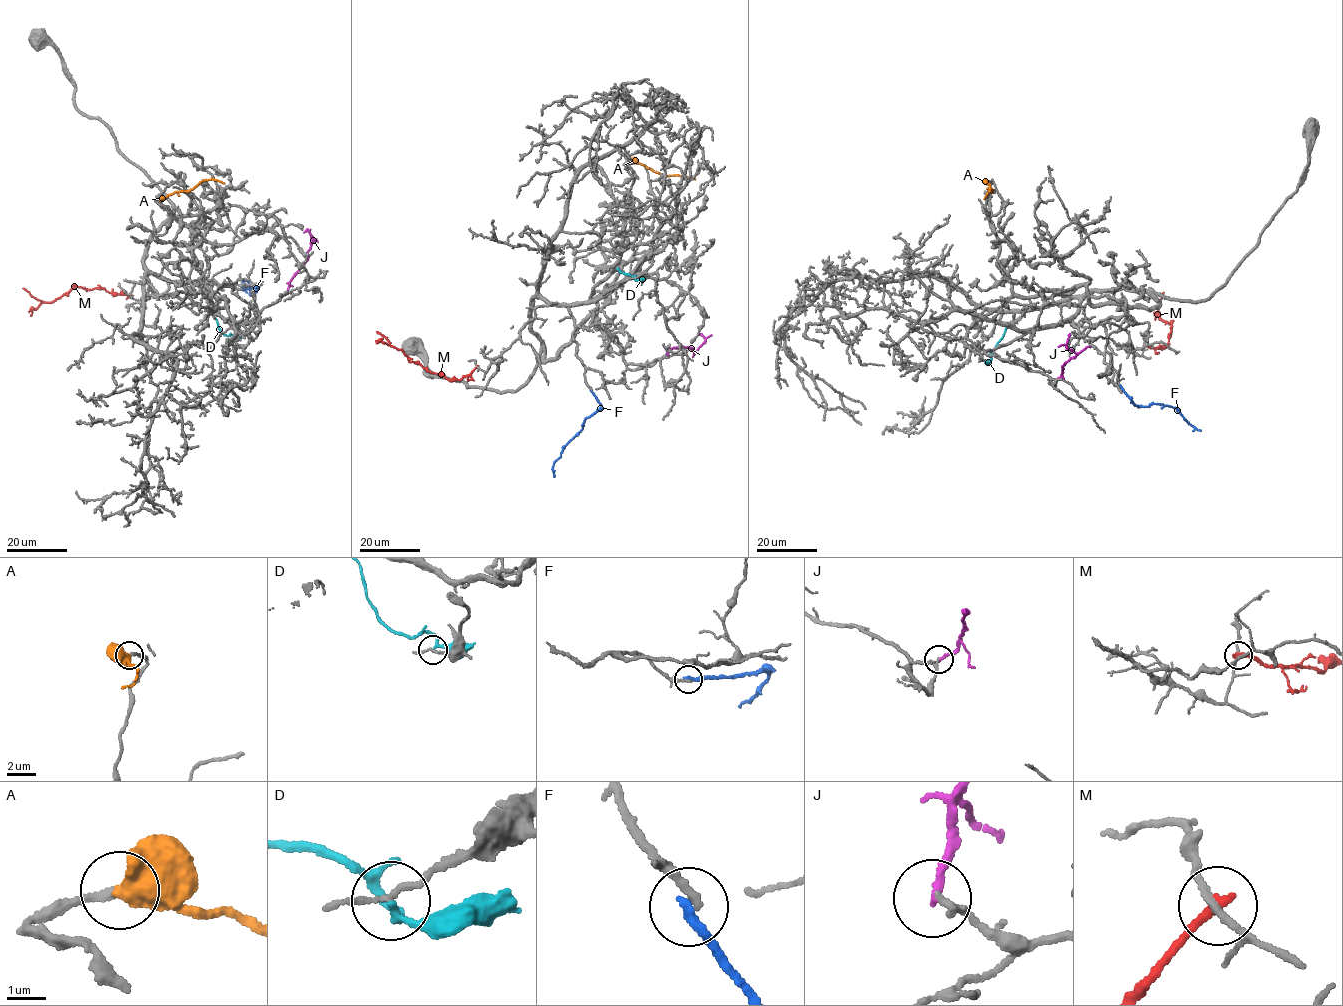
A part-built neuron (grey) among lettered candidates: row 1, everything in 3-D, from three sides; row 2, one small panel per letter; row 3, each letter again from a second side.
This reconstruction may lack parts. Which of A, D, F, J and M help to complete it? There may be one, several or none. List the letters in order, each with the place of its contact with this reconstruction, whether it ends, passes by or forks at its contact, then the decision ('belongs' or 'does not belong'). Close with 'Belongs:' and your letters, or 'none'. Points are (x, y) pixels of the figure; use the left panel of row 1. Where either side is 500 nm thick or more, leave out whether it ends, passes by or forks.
A: (160, 198) | does not belong
D: (232, 338) | it passes by | does not belong
F: (241, 289) | it ends | does not belong
J: (287, 291) | it ends | does not belong
M: (129, 295) | it ends | does not belong
Belongs: none

